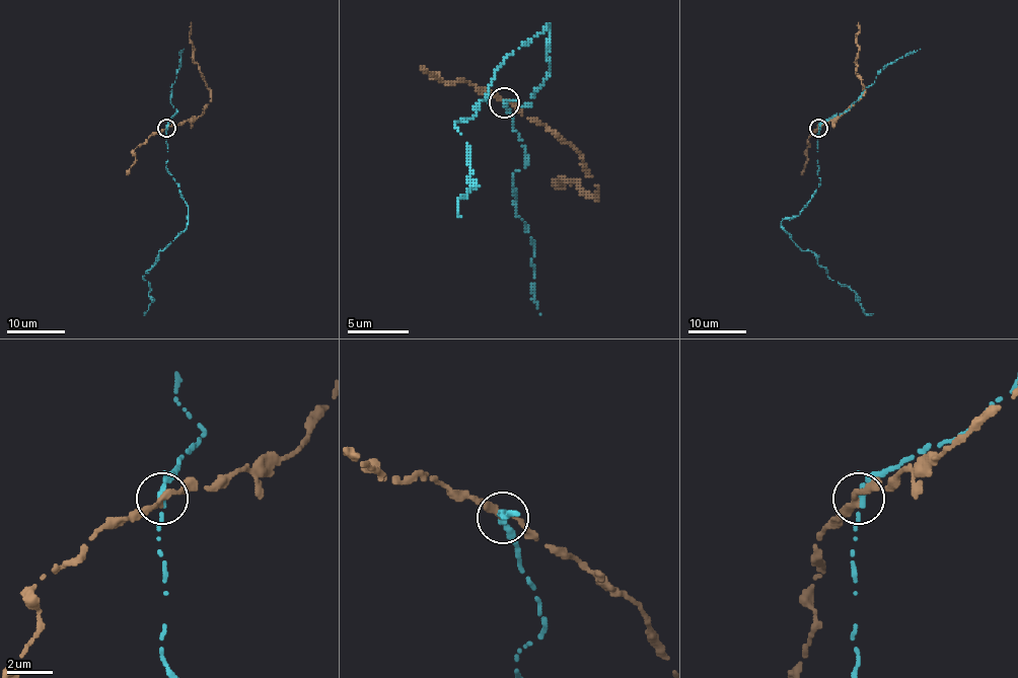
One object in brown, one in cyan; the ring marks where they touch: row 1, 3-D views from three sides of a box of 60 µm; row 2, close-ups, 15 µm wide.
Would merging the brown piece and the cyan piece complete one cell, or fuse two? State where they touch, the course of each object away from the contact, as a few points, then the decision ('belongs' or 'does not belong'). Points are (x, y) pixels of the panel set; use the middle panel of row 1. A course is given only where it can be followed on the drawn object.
(504, 102) | brown via (503, 103), (565, 140), (598, 189), (589, 195), (574, 179), (562, 179), (559, 185), (553, 182), (556, 185) | cyan via (503, 103), (528, 106), (550, 73), (550, 23), (454, 125), (473, 185), (460, 216) | does not belong

